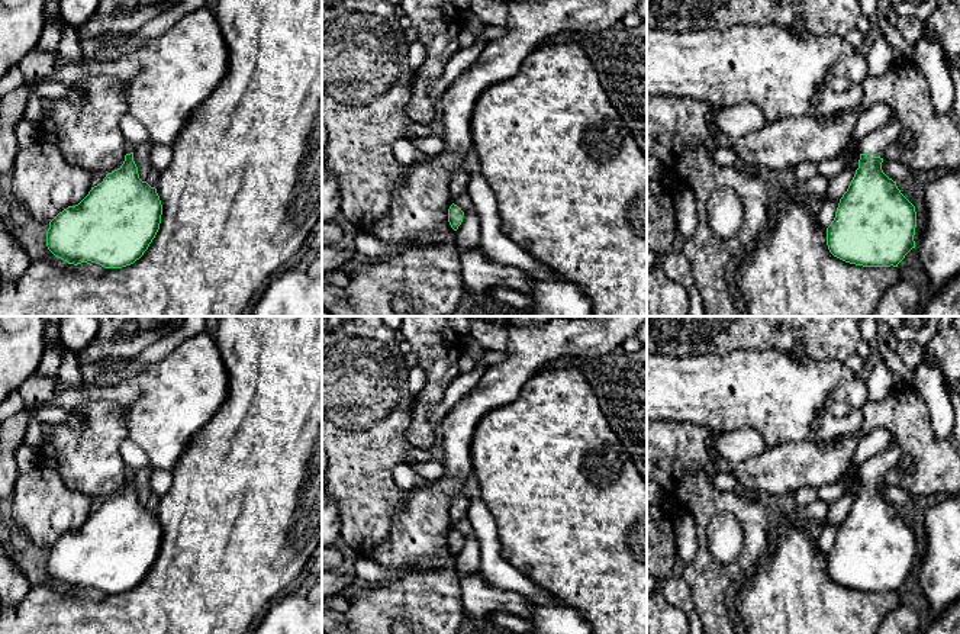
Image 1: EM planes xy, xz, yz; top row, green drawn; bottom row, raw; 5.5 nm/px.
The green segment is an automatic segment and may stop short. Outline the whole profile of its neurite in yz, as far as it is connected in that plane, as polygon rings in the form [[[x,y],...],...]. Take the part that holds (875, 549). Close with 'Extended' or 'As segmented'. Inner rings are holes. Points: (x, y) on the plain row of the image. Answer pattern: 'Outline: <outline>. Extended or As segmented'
Outline: [[[889,444],[860,467],[858,493],[840,524],[834,546],[827,553],[829,577],[845,588],[863,592],[898,592],[905,580],[915,573],[915,531],[901,518],[896,506],[882,495],[885,474],[899,460],[901,448]]]. Extended

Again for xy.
Outline: [[[126,466],[123,489],[91,512],[78,530],[68,531],[49,547],[46,572],[55,582],[74,590],[91,586],[104,593],[122,593],[148,575],[160,554],[162,530],[157,514],[139,503],[135,474],[136,470]]]. Extended

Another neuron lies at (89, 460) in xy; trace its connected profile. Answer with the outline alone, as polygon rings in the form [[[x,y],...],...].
[[[90,400],[73,411],[86,421],[84,428],[54,425],[51,437],[39,451],[39,461],[51,467],[71,490],[109,499],[120,493],[126,480],[126,463],[120,456],[120,444],[128,438],[125,409],[113,402]]]

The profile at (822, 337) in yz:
[[[647,316],[647,351],[671,357],[727,354],[734,350],[789,350],[802,347],[814,360],[837,360],[844,363],[851,354],[857,353],[863,341],[860,325],[866,316]]]

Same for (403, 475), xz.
[[[399,464],[393,470],[394,482],[403,489],[413,489],[418,486],[426,486],[429,482],[422,476],[416,474],[407,464]]]

